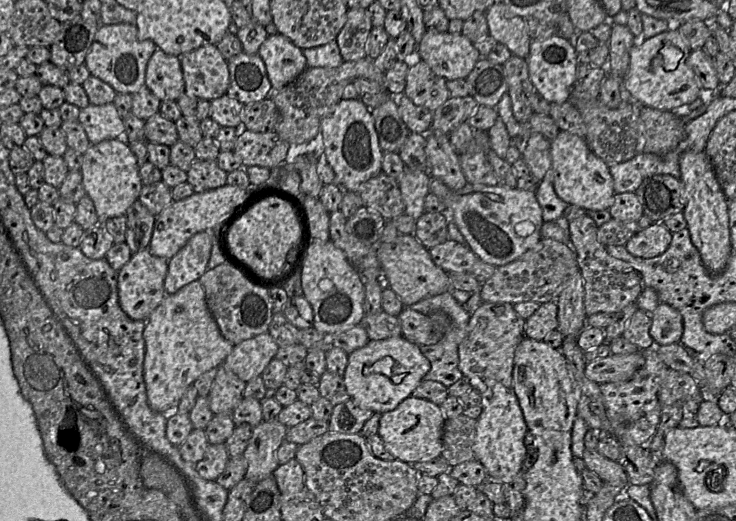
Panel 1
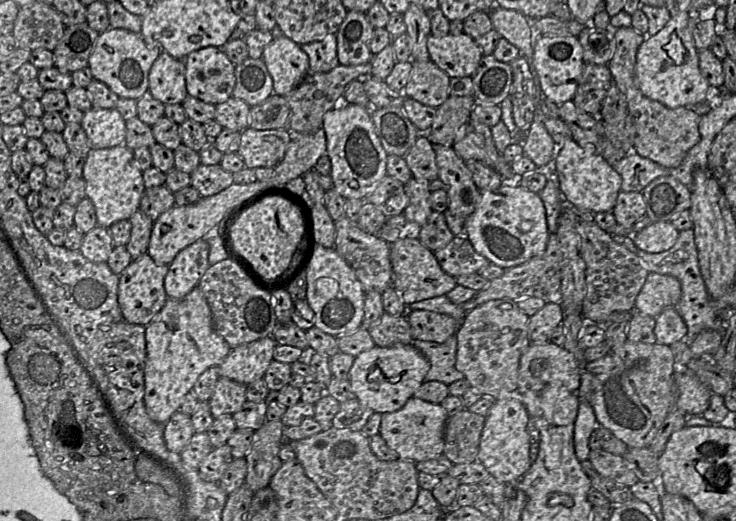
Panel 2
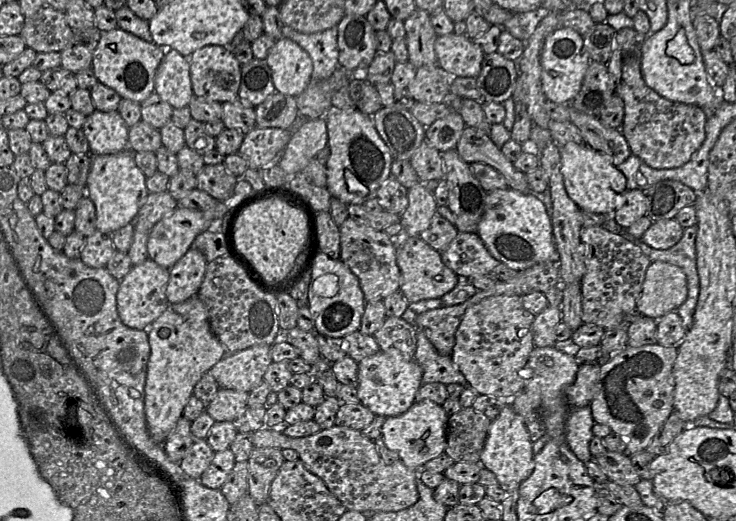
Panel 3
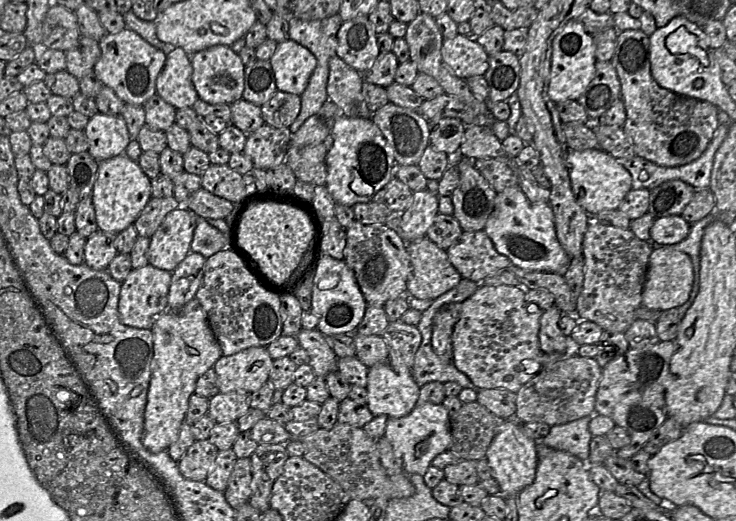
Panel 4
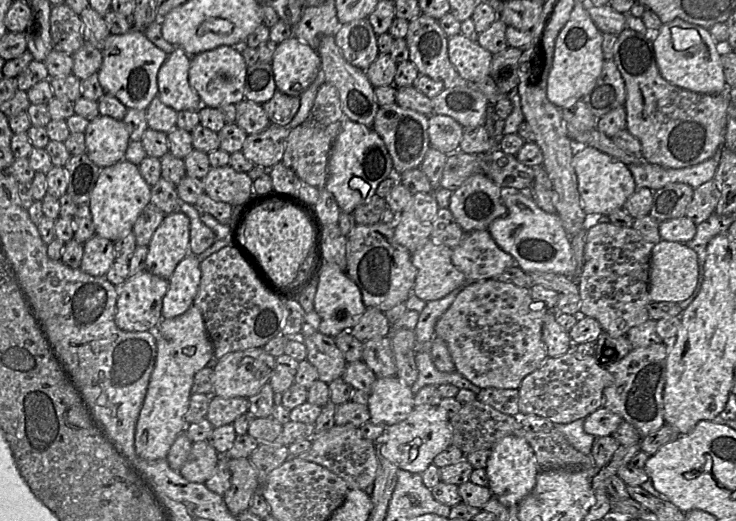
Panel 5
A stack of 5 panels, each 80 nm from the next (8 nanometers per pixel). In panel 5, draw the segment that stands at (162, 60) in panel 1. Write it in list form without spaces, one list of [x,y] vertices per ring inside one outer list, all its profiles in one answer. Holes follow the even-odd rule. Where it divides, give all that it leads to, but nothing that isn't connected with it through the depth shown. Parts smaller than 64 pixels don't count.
[[[172,47],[157,76],[157,94],[175,112],[198,110],[199,96],[188,84],[189,64],[190,56],[184,49]]]

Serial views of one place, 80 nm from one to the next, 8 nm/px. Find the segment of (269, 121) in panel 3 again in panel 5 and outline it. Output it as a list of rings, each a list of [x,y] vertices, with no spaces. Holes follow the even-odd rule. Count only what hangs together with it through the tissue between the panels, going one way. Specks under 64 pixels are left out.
[[[277,89],[261,107],[268,123],[288,126],[300,111],[301,95]]]

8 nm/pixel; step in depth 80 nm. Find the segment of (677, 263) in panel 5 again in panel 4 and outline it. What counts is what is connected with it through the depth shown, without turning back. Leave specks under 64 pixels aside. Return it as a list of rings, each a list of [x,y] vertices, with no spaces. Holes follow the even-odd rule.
[[[673,247],[653,249],[642,291],[642,306],[665,312],[683,305],[689,298],[694,282],[694,271],[690,257]]]

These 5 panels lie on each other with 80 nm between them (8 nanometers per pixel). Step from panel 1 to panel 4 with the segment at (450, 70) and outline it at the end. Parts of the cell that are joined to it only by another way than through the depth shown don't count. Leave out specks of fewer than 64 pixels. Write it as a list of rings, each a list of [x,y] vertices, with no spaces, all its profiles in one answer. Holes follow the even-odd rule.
[[[459,33],[443,40],[441,56],[449,69],[461,79],[483,76],[489,67],[489,54],[476,38]]]

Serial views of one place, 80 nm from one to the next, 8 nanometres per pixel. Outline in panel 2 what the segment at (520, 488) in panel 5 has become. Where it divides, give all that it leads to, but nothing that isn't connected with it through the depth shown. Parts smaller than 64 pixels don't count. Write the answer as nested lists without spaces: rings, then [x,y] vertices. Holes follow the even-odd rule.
[[[502,390],[497,400],[485,417],[485,425],[481,435],[478,461],[485,467],[489,475],[504,484],[520,480],[530,469],[530,439],[528,433],[529,414],[522,401]]]

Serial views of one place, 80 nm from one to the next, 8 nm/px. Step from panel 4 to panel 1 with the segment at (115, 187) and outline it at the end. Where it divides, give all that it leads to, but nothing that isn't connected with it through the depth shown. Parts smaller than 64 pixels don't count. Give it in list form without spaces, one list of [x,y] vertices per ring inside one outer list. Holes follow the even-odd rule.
[[[124,138],[90,145],[83,153],[80,173],[86,196],[90,197],[95,206],[99,223],[125,216],[127,209],[138,200],[143,186],[136,158]]]

